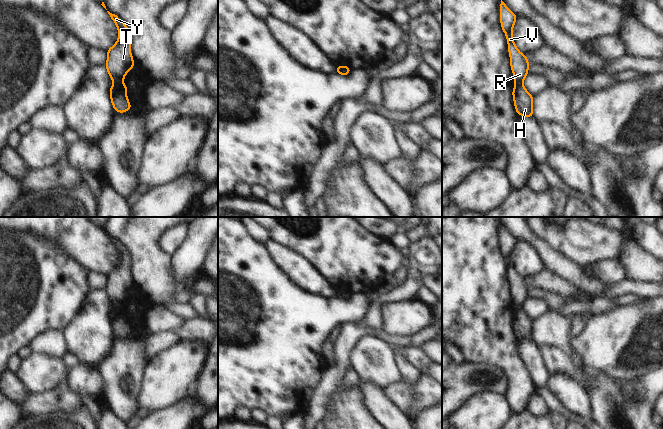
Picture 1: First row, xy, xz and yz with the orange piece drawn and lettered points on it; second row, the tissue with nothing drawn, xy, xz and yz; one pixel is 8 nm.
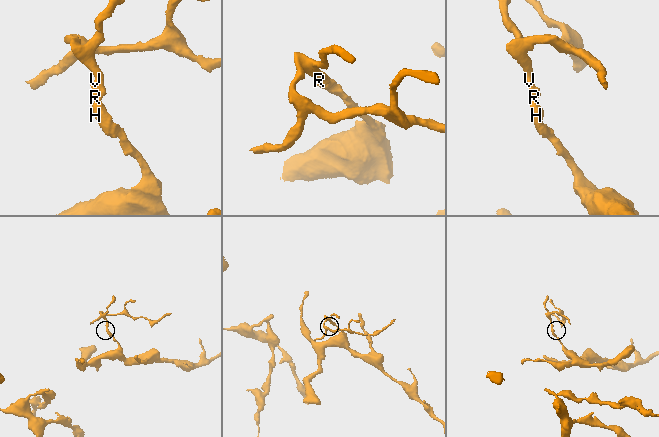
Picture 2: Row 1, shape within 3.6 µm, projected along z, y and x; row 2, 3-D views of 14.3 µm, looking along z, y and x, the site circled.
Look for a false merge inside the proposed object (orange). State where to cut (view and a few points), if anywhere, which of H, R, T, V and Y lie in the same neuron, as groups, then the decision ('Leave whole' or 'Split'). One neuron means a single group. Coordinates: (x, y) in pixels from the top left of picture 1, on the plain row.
Split along xy (122, 306), (113, 308). Groups: H / R T V Y. Split.

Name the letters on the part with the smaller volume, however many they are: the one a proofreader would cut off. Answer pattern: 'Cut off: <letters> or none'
Cut off: R, T, V, Y

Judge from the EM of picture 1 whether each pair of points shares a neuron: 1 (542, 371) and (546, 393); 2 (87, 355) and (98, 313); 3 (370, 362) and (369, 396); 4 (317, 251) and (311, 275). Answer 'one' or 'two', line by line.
1: two
2: one
3: two
4: two

